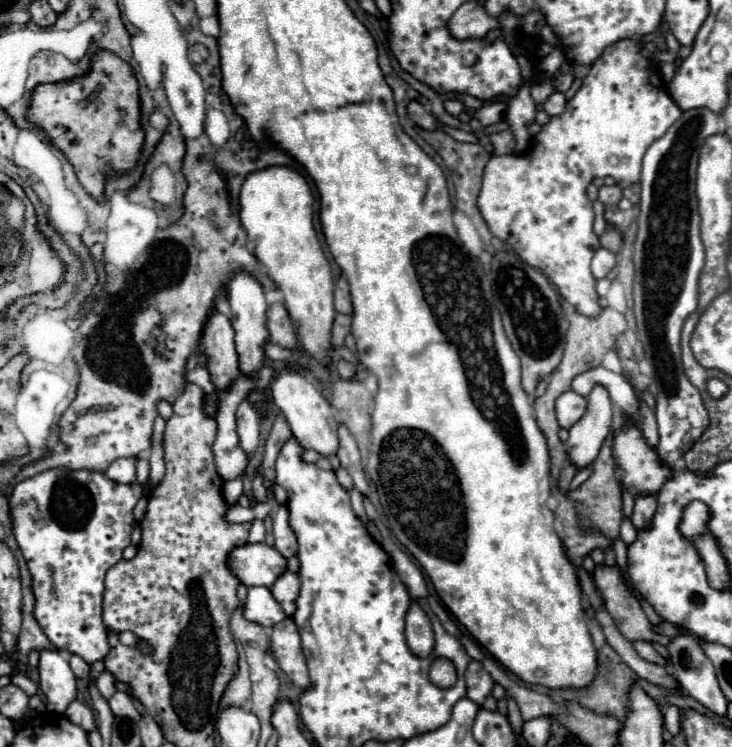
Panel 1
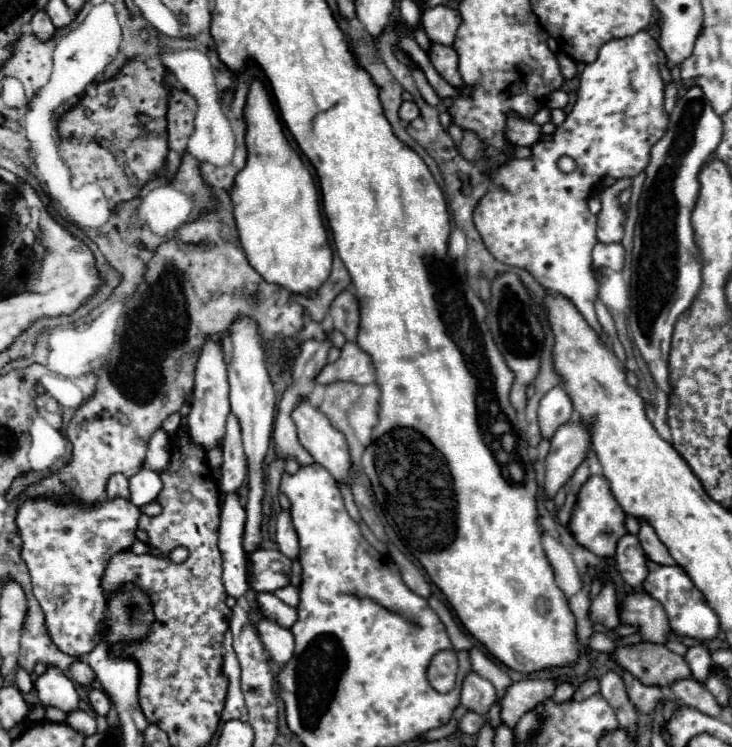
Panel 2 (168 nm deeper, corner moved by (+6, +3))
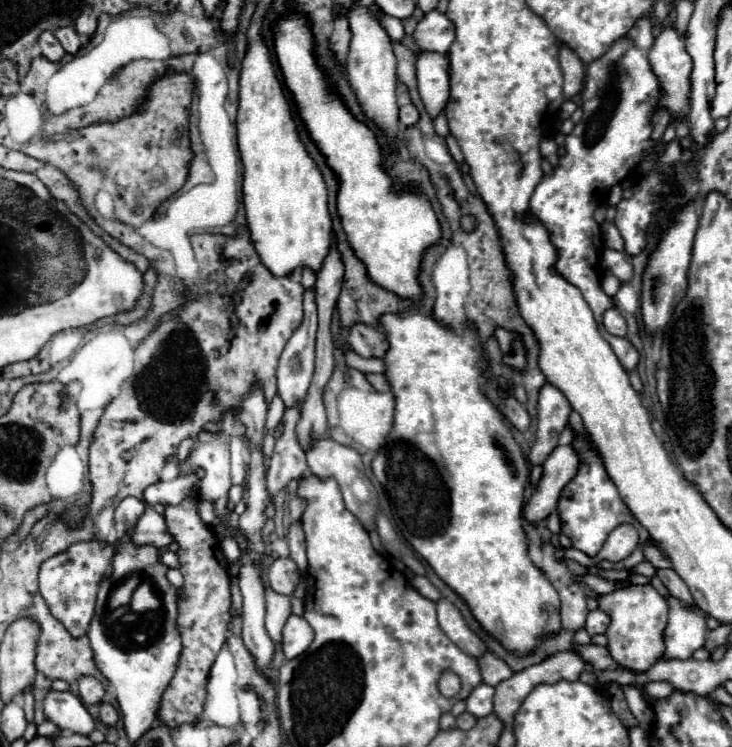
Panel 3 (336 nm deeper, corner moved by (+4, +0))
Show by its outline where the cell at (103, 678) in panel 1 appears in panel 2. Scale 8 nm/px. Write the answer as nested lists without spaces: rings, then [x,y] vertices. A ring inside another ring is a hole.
[[[93,688],[93,690],[91,690],[91,694],[89,694],[89,700],[91,700],[91,706],[95,708],[95,712],[97,712],[97,714],[105,716],[105,714],[109,712],[111,702],[109,702],[109,696],[107,696],[103,690]]]

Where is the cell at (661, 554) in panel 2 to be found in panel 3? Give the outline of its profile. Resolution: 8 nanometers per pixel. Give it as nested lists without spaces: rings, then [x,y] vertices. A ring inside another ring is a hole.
[[[659,569],[657,571],[657,577],[663,581],[663,585],[669,589],[669,593],[679,599],[685,607],[695,607],[693,603],[693,597],[689,593],[689,587],[685,585],[685,581],[673,571],[673,569]]]

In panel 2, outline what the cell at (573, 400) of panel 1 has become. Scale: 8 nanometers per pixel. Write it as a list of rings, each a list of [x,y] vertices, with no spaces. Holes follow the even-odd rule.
[[[555,386],[541,398],[539,406],[539,428],[543,438],[551,438],[555,430],[569,422],[573,416],[573,402],[563,386]]]

